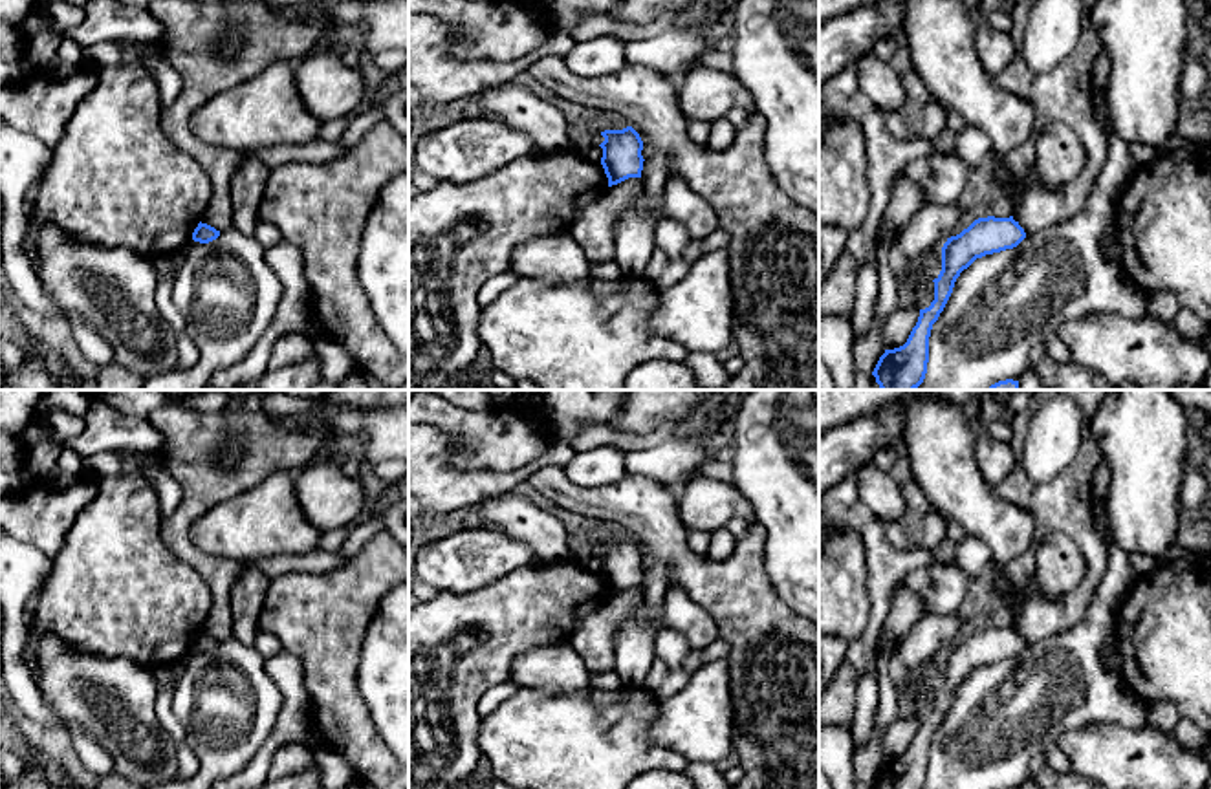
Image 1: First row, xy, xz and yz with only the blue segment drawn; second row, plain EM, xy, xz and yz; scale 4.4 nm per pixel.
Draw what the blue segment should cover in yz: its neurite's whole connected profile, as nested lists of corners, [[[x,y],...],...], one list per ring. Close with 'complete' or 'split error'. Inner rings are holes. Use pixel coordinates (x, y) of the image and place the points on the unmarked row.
[[[978,628],[960,644],[947,648],[942,657],[942,681],[934,692],[934,710],[920,719],[907,752],[885,760],[872,785],[876,789],[925,789],[929,773],[929,747],[933,734],[944,721],[956,688],[976,668],[1017,657],[1026,648],[1019,632],[1009,628]]]; complete

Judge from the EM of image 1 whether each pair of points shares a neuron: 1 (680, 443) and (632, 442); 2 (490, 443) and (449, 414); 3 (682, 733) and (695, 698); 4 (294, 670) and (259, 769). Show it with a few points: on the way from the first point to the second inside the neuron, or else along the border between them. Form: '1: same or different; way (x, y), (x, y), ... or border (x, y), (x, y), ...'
1: different; border (643, 445), (625, 454)
2: same; way (480, 436), (458, 423)
3: same; way (691, 724), (695, 720), (695, 707)
4: same; way (294, 694), (292, 724), (272, 745)

